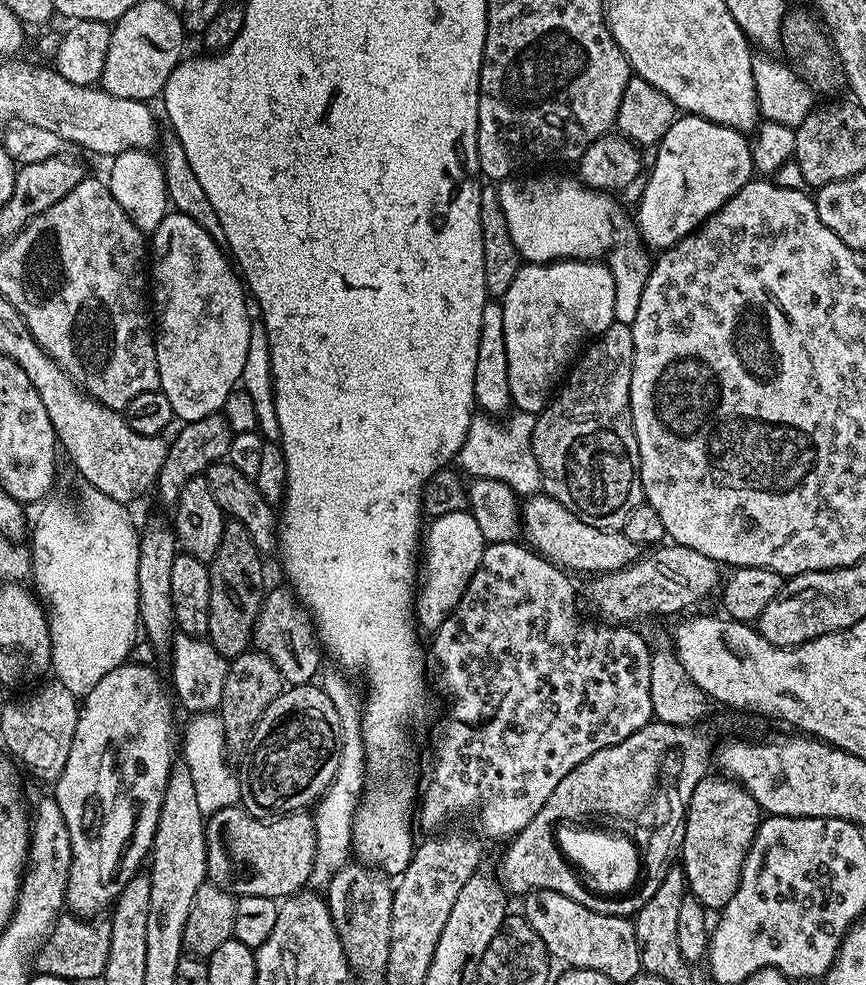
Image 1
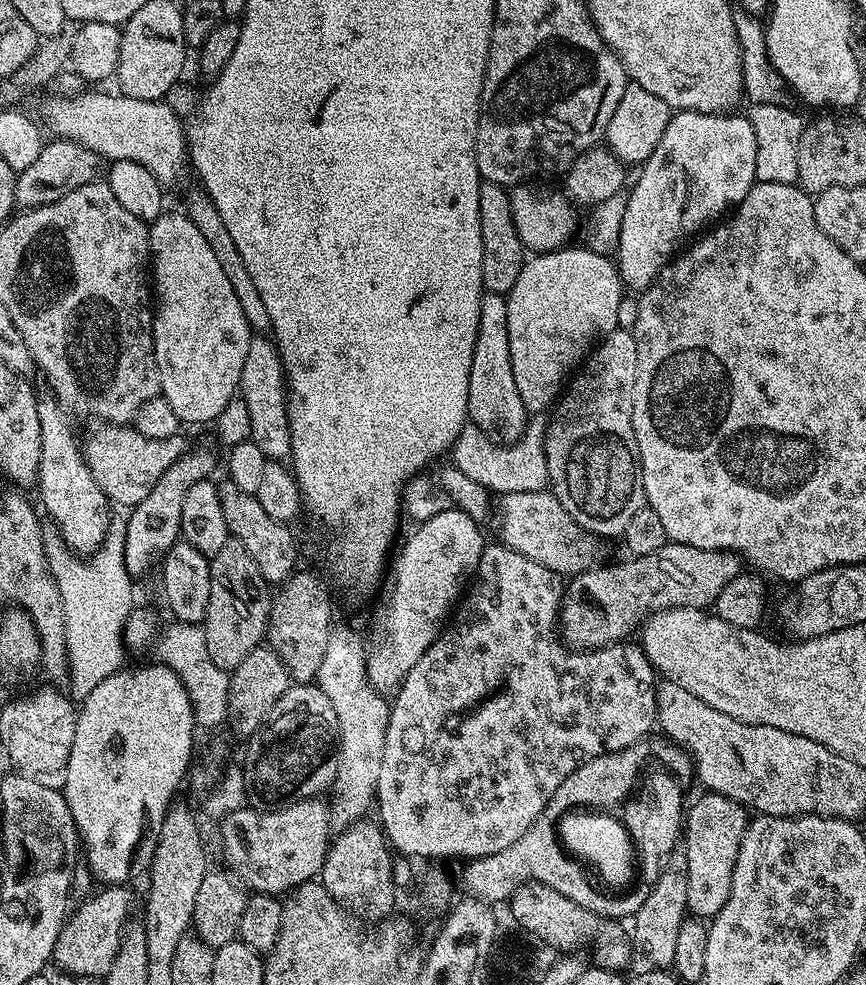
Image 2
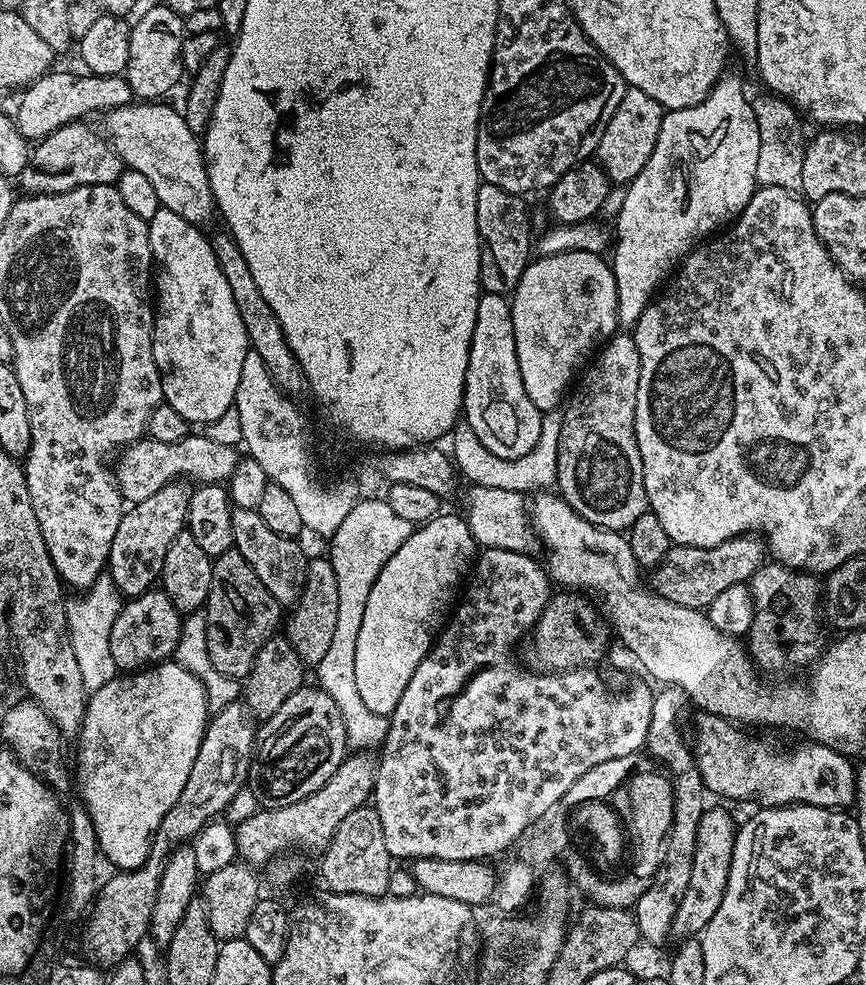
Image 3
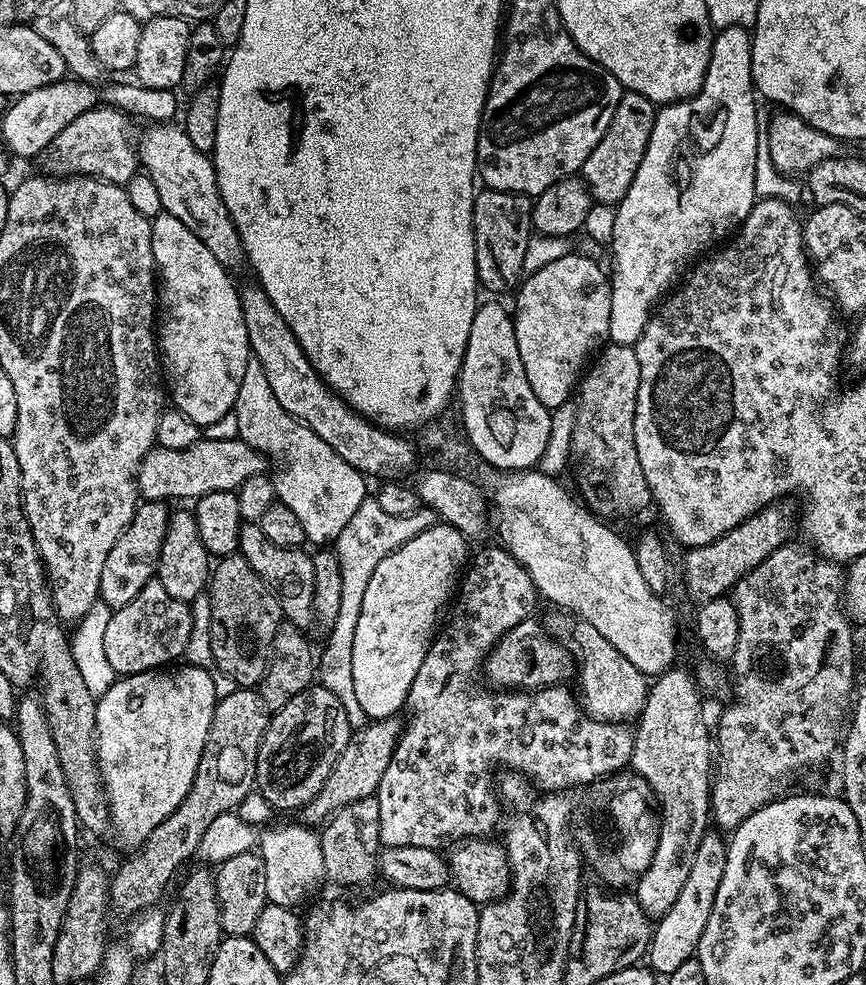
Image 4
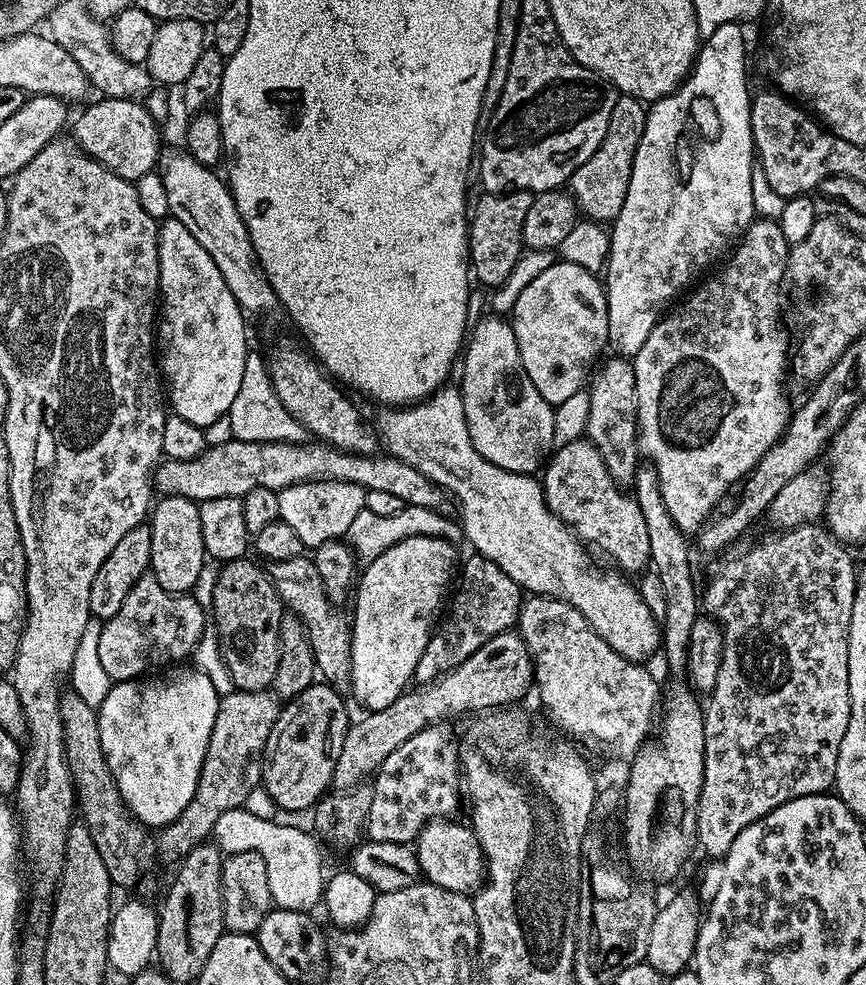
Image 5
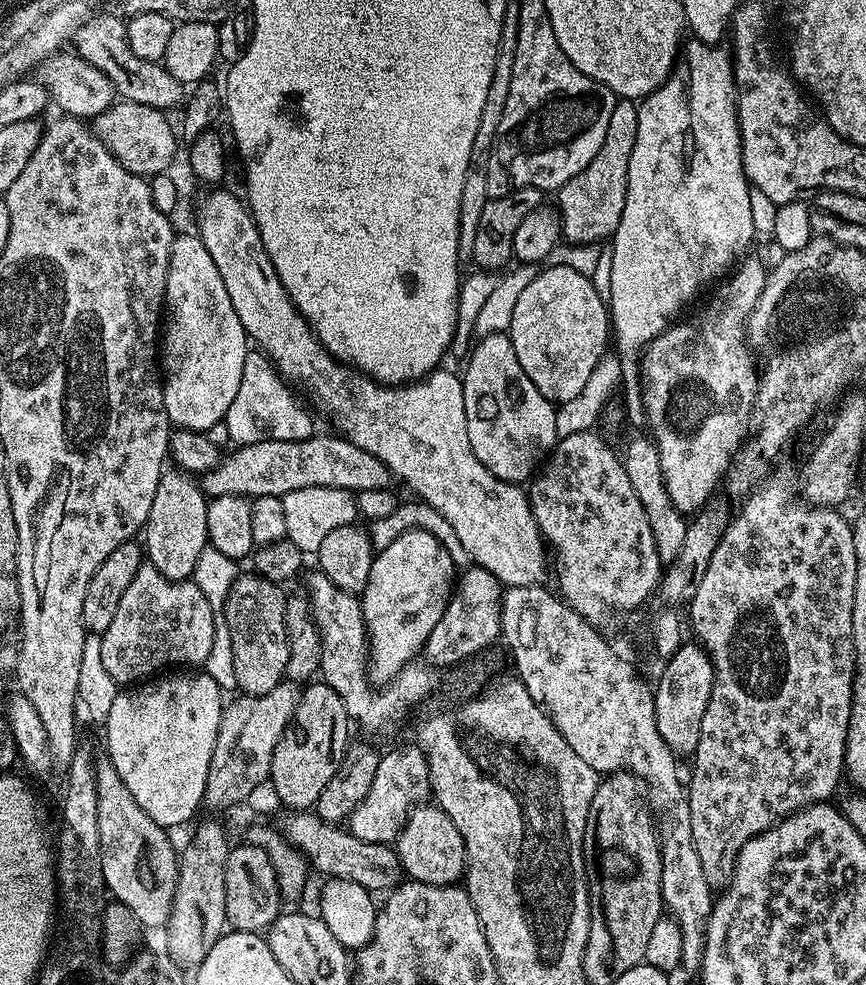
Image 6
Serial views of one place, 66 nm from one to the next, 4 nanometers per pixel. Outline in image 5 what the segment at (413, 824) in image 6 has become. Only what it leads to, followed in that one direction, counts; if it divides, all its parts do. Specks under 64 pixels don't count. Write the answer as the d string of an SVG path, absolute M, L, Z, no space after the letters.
M452 818L428 821L414 841L414 851L427 883L437 884L451 892L472 894L486 879L484 851L471 827L467 823L455 824L456 822Z

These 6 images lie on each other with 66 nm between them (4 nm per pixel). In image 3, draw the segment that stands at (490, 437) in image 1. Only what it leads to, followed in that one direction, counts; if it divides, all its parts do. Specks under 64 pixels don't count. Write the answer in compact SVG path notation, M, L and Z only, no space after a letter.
M559 409L543 413L541 434L536 448L517 459L504 459L492 455L477 439L466 418L461 416L456 420L456 424L450 433L450 441L452 440L450 455L453 463L456 465L459 475L463 479L465 477L468 480L467 483L471 485L488 486L496 490L514 490L525 494L551 489L556 483L556 441L561 437L562 416L563 413Z

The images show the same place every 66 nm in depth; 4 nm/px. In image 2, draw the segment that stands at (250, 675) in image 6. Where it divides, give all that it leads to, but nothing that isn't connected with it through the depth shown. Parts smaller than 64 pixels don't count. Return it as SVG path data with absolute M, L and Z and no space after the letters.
M230 538L218 554L210 557L210 606L206 606L202 627L214 665L234 669L246 654L265 643L273 599L273 589L262 578L258 566L254 566L254 558L246 554L242 542Z

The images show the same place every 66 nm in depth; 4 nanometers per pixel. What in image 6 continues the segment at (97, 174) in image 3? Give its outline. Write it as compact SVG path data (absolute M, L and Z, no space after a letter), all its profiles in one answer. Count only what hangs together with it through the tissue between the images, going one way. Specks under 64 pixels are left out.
M120 100L94 118L94 131L96 137L110 150L110 154L114 154L114 158L118 158L118 162L126 166L126 170L151 178L167 173L176 156L178 132L174 124L164 116L167 115L154 106Z

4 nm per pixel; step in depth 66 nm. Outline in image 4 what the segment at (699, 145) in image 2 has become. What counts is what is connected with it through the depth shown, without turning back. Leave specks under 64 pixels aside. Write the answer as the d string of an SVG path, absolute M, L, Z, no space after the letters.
M744 34L740 40L740 68L736 68L735 50L728 44L717 43L713 47L704 81L698 91L689 100L678 100L675 104L665 104L657 111L654 130L650 130L650 142L642 158L642 166L638 166L638 174L634 174L634 182L630 190L614 208L616 217L612 220L612 268L610 267L612 301L610 302L610 330L608 331L608 340L611 343L636 345L640 341L640 335L646 322L652 317L654 306L659 305L665 293L681 279L686 265L703 257L713 246L727 241L730 234L739 229L744 219L750 214L752 207L756 205L758 197L755 190L755 152L758 150L759 140L762 137L762 129L756 121L758 111L756 100L758 101L758 96L752 87L752 37Z

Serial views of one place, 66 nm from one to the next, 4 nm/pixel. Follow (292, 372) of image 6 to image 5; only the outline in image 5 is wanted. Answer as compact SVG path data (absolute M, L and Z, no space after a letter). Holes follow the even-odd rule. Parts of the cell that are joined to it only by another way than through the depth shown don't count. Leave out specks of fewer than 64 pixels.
M187 154L167 160L168 157L163 161L162 175L166 198L170 201L171 219L182 222L182 226L186 226L186 230L190 230L195 240L206 249L206 254L214 258L214 266L218 266L226 286L230 286L230 294L234 294L245 313L257 312L264 316L267 312L277 311L278 301L264 276L254 242L250 242L250 230L246 230L246 222L242 222L242 214L238 214L232 189L222 179L221 173L219 176L219 171L202 166L202 162ZM441 386L437 388L432 396L420 401L418 404L411 406L384 406L379 409L380 413L376 416L376 424L374 420L374 431L378 437L379 443L382 445L383 451L389 456L397 456L402 462L406 462L406 466L414 466L414 470L418 470L422 474L426 474L426 478L430 478L430 482L434 482L439 488L444 489L449 497L460 507L460 516L458 515L458 523L464 530L464 539L468 544L472 543L477 553L486 558L490 558L492 562L502 569L506 574L510 574L510 578L514 578L514 582L521 590L528 594L538 596L551 596L553 600L564 600L570 606L574 606L586 618L586 622L590 622L590 626L595 630L602 639L608 643L612 649L618 654L625 656L627 660L635 660L637 662L647 661L647 656L657 655L658 649L662 644L662 624L657 616L650 612L650 606L646 606L646 602L640 597L640 589L635 583L632 584L627 575L619 570L611 570L612 572L603 572L598 565L592 564L592 560L588 557L589 549L578 539L575 532L568 525L563 524L552 511L548 509L548 503L544 497L544 485L535 475L524 475L522 473L512 473L510 470L500 469L493 462L484 460L482 454L474 448L471 442L470 430L467 429L466 410L463 409L463 394L459 387L448 388L449 386Z

